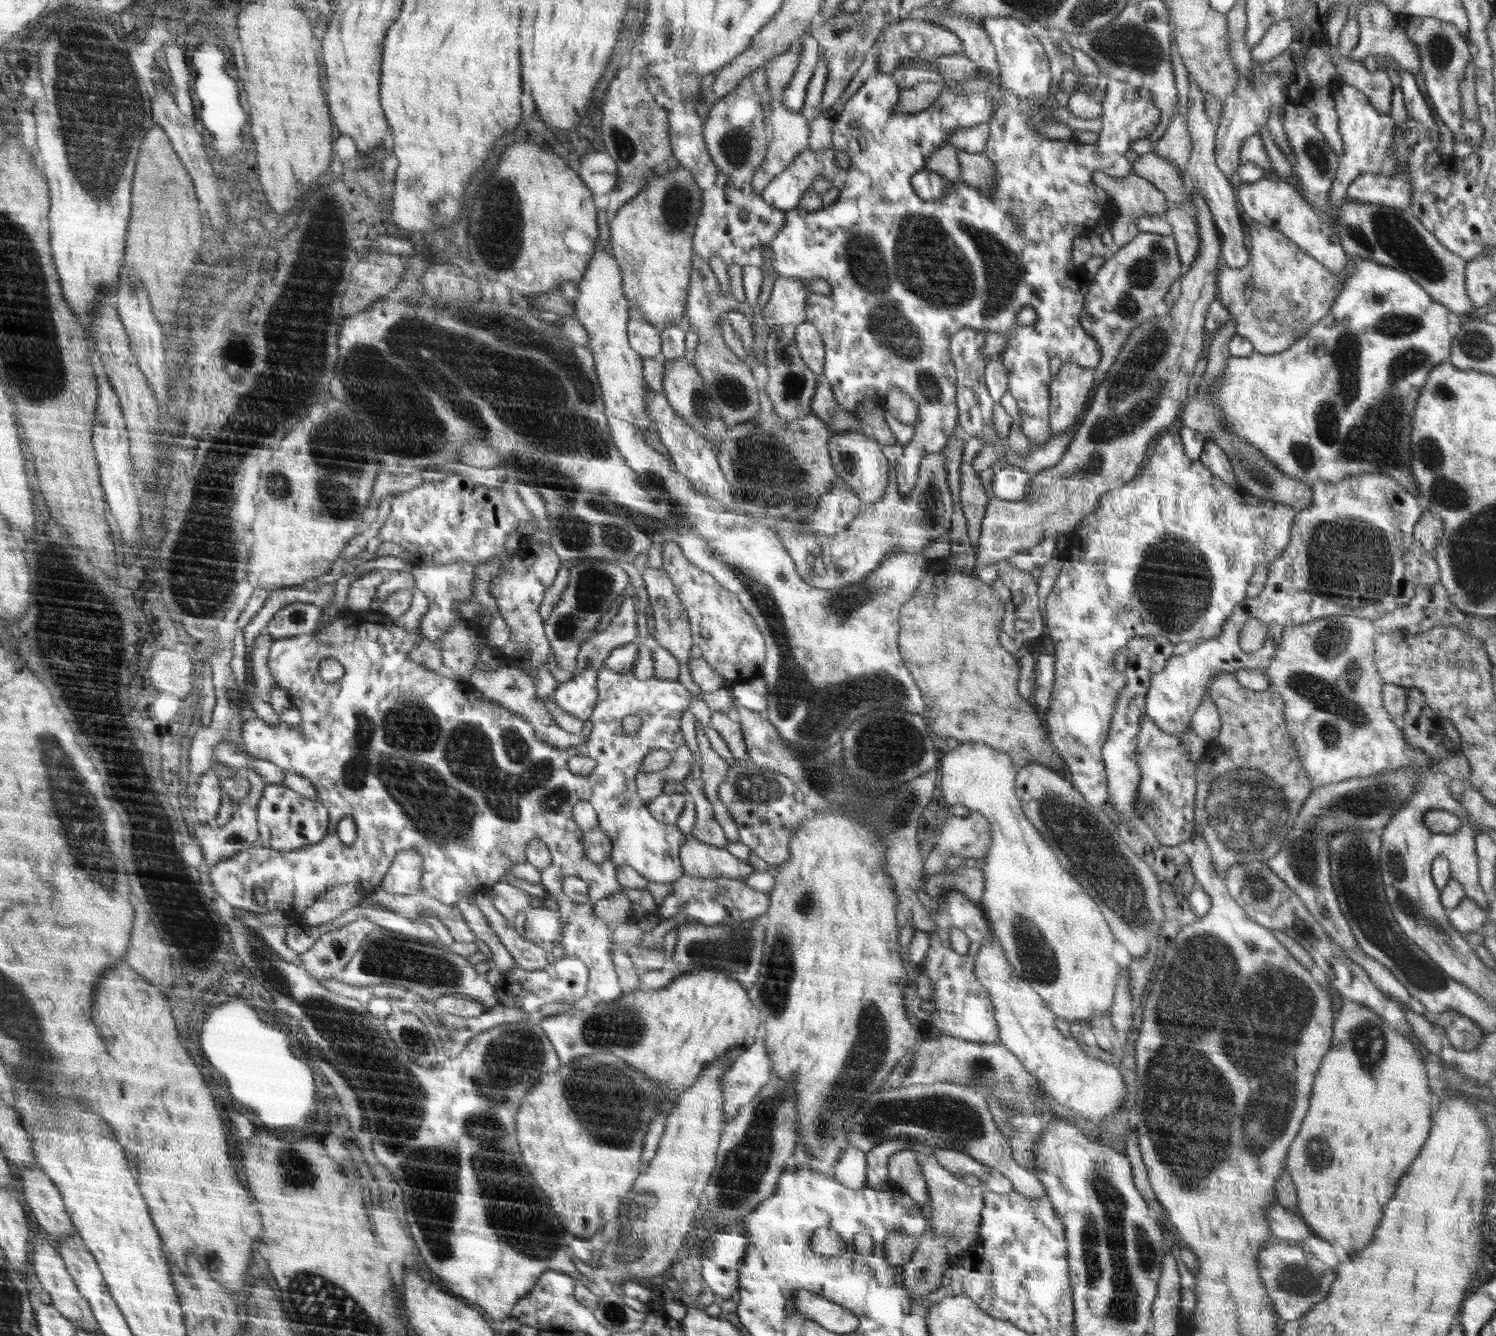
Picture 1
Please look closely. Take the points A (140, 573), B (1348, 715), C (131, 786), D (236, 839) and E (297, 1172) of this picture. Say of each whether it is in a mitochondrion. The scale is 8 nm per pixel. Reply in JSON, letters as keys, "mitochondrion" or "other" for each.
{"A":"other","B":"mitochondrion","C":"mitochondrion","D":"other","E":"mitochondrion"}

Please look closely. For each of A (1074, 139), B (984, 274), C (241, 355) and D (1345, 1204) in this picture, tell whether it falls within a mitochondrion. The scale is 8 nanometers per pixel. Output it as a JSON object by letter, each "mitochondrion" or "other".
{"A":"other","B":"mitochondrion","C":"other","D":"other"}

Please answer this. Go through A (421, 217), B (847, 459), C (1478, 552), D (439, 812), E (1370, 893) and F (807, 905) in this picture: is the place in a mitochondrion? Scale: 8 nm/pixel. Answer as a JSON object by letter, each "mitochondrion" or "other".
{"A":"other","B":"other","C":"mitochondrion","D":"mitochondrion","E":"mitochondrion","F":"mitochondrion"}

